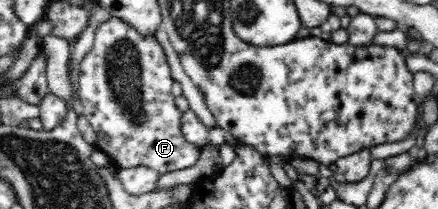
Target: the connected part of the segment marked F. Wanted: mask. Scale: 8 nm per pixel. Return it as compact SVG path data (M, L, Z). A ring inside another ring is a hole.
M111 17L95 30L92 49L79 64L79 96L84 116L97 135L96 147L119 170L145 165L159 173L188 169L198 163L202 148L185 140L181 133L182 113L175 106L171 67L155 35L143 36L121 19Z

